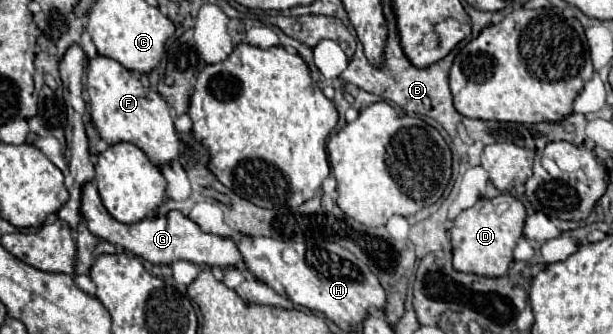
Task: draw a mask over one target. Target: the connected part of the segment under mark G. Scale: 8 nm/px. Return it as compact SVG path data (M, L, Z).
M84 183L82 187L82 205L80 205L80 213L86 221L86 225L90 225L90 233L106 239L108 243L120 245L124 247L128 253L140 255L146 261L154 263L154 265L166 265L172 261L192 261L192 263L206 263L206 265L218 265L218 267L230 267L230 269L240 269L244 271L244 261L242 255L238 251L238 247L220 235L210 235L204 233L196 223L192 223L186 215L182 215L180 211L170 211L166 215L154 215L154 217L146 217L140 223L132 223L132 225L124 225L118 223L102 205L100 195L96 191L94 183Z

